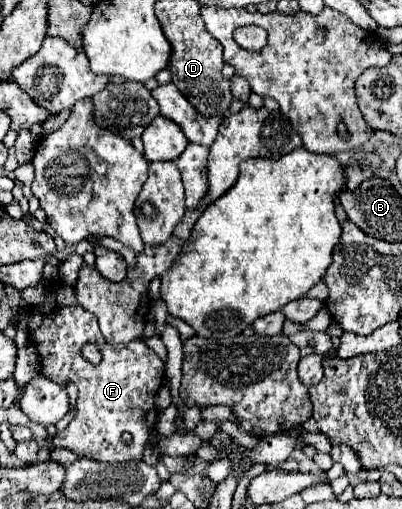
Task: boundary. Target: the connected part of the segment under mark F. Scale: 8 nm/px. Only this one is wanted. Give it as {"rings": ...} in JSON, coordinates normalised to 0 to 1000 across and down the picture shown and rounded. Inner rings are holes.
{"rings":[[[134,548],[134,552],[124,552],[119,568],[129,568],[129,572],[114,576],[114,587],[104,595],[60,603],[70,611],[70,670],[85,674],[85,682],[90,682],[90,697],[100,709],[100,733],[109,741],[119,741],[124,749],[134,749],[154,760],[164,760],[169,752],[184,752],[194,760],[189,815],[174,827],[174,835],[164,839],[164,847],[129,859],[129,874],[139,882],[174,882],[204,898],[224,898],[224,902],[254,906],[254,910],[353,906],[358,882],[388,847],[393,807],[388,807],[383,776],[398,764],[403,745],[408,745],[408,709],[348,666],[323,670],[313,678],[269,678],[244,646],[239,623],[224,611],[204,607],[199,599],[159,599],[159,587],[189,587],[179,560],[159,560],[149,548]],[[214,674],[239,674],[249,682],[249,690],[254,690],[249,717],[229,717],[204,701],[199,686]],[[308,847],[318,847],[328,855],[323,870],[303,866]]]}

